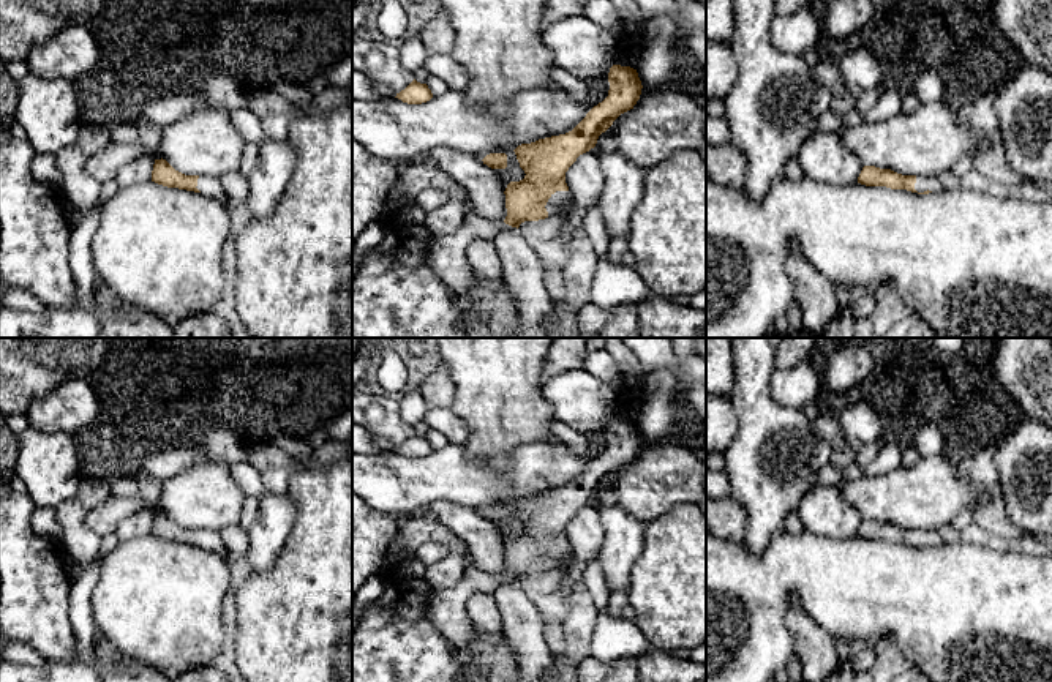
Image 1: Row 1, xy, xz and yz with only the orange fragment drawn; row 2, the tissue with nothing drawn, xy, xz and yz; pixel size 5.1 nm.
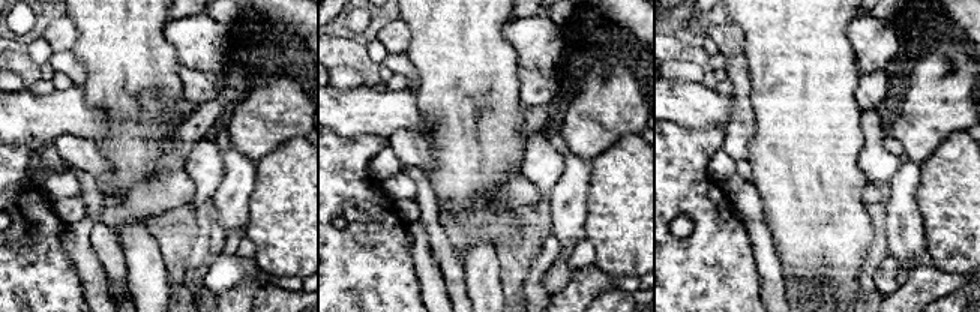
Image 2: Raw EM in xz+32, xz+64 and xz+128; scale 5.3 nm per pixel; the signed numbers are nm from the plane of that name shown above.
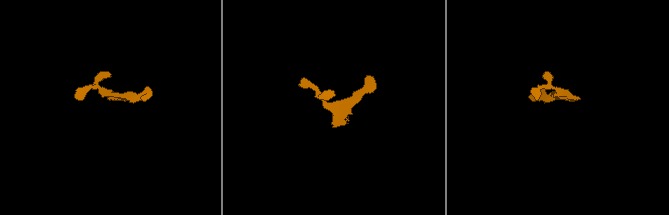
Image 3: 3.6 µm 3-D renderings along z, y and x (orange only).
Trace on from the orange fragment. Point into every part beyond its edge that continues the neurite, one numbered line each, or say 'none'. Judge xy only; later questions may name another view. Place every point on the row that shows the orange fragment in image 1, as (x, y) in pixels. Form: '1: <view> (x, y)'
1: xy (210, 187)

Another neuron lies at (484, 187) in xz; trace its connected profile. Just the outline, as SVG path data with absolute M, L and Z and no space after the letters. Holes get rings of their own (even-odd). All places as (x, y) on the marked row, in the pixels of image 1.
M436 147L430 158L468 191L477 216L504 223L507 216L504 188L496 172L477 155Z

